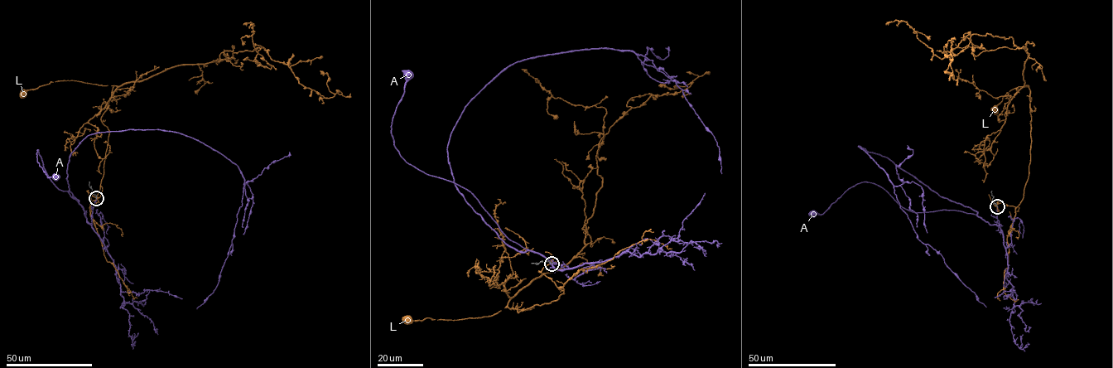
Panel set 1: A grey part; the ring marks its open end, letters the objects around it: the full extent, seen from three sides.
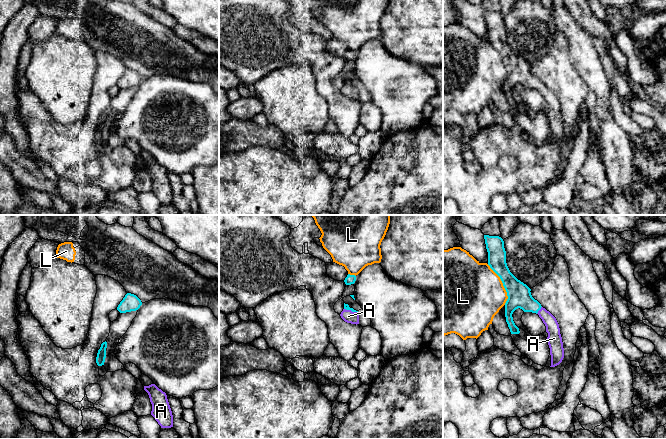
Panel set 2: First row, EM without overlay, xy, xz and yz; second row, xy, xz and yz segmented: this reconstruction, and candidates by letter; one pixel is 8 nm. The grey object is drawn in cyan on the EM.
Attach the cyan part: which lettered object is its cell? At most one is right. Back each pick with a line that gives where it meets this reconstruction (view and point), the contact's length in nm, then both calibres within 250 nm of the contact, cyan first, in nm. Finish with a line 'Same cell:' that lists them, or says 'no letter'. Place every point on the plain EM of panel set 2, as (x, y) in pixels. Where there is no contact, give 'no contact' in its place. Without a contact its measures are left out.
A: meets cyan in yz at (539, 85); contact 80 nm long; 190 nm thick on the cyan side, 110 nm on the other
Same cell: A

